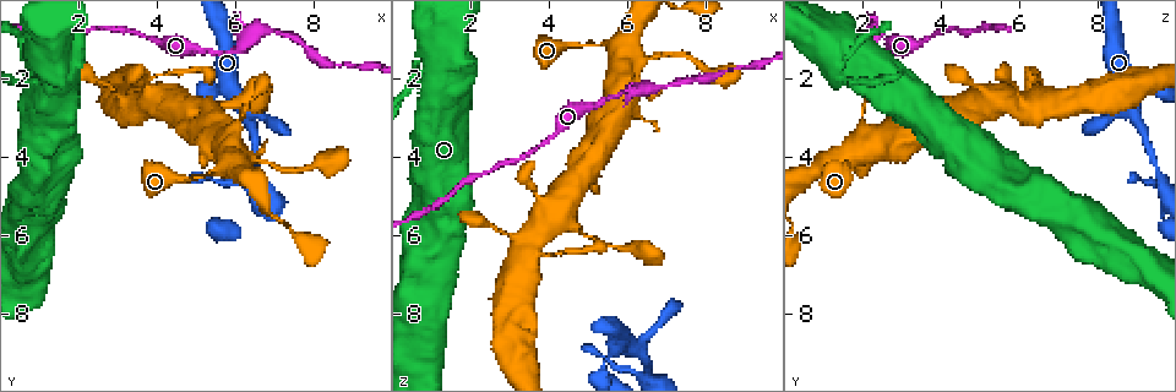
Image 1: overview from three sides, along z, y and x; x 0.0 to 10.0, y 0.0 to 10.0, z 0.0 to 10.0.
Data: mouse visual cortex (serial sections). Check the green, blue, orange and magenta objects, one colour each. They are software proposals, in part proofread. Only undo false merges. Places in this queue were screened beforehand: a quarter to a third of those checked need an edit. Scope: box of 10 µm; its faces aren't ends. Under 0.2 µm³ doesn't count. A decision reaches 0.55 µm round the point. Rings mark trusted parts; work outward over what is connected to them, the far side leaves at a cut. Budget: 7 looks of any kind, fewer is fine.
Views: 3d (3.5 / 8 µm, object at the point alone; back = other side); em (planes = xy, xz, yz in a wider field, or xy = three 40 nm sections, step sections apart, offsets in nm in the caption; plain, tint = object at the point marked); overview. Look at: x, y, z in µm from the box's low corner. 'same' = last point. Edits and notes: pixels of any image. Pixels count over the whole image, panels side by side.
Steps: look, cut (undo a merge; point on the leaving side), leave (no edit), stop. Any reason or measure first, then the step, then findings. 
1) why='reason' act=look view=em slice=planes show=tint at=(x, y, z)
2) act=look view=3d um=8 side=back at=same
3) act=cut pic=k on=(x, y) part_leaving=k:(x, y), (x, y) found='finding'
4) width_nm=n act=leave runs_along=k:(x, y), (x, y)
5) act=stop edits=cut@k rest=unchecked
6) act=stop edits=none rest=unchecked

why='small branch off a trunk' act=look view=3d um=3.5 at=(5.75, 4.25, 1.25)

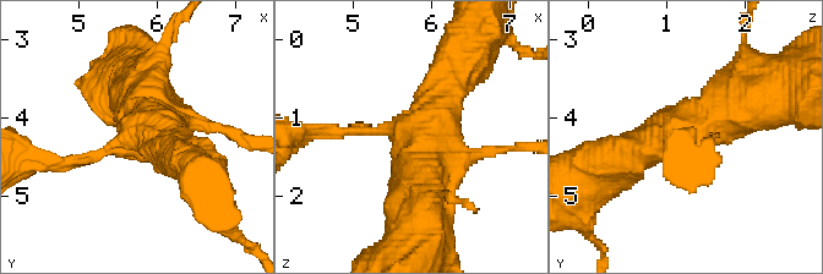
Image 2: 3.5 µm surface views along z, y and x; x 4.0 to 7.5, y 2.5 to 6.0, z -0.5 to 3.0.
arms=4 arm_widths_nm=150,250,500,700 why='shape alone is not enough' act=look view=em slice=planes show=tint at=(5.75, 4.25, 1.30)

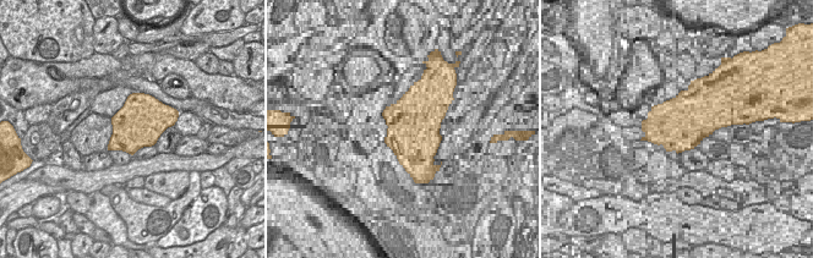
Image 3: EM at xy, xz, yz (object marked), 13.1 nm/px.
act=leave runs_along=2:(334, 131), (391, 131), (421, 149), (418, 206) found='continuous, no second cell'

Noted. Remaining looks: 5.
why='thin neck' act=look view=3d um=3.5 at=(7.10, 0.80, 2.25)

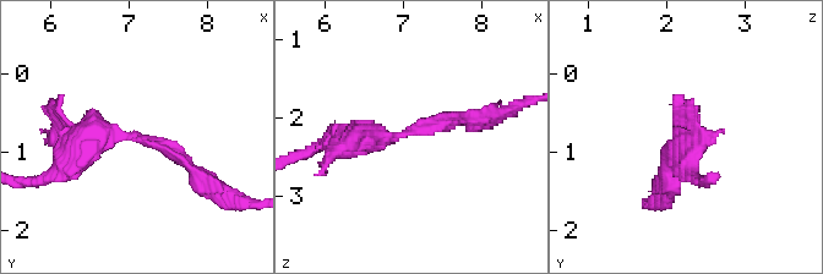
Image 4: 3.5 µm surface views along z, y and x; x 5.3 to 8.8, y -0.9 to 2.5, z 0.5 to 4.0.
arm_widths_nm=150,350 why='need the tissue' act=look view=em slice=xy step=2 show=tint at=(7.05, 0.80, 2.20)

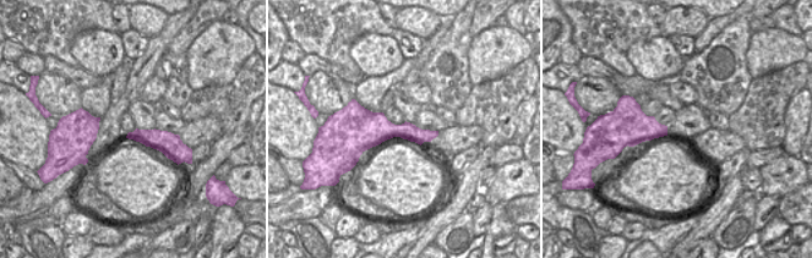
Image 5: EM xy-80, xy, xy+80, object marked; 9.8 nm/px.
act=leave runs_along=4:(334, 137), (398, 137), (478, 119) found='all the same cell'

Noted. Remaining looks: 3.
why='sudden change in width' act=look view=3d um=3.5 at=(1.35, 1.65, 1.35)

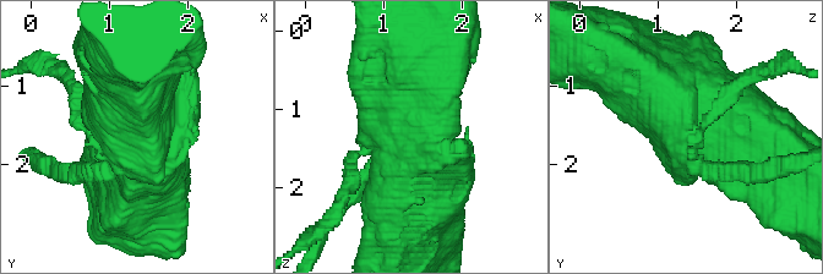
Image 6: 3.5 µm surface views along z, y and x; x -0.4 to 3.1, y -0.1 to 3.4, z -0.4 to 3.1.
why='need the tissue' act=look view=em slice=planes show=tint at=(1.35, 1.65, 1.30)

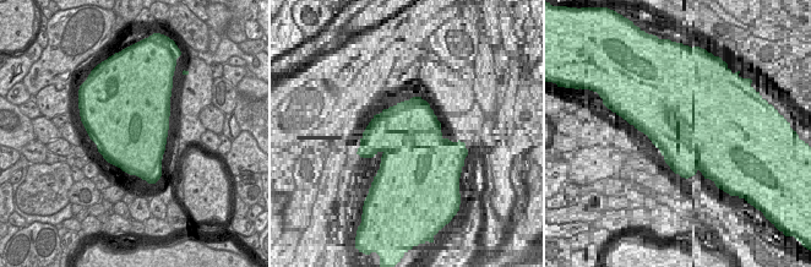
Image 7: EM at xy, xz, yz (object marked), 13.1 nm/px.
act=cut pic=6 on=(363, 177) found='a second cell is stuck on'

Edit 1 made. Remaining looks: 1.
act=stop edits=cut@6 rest=unchecked

